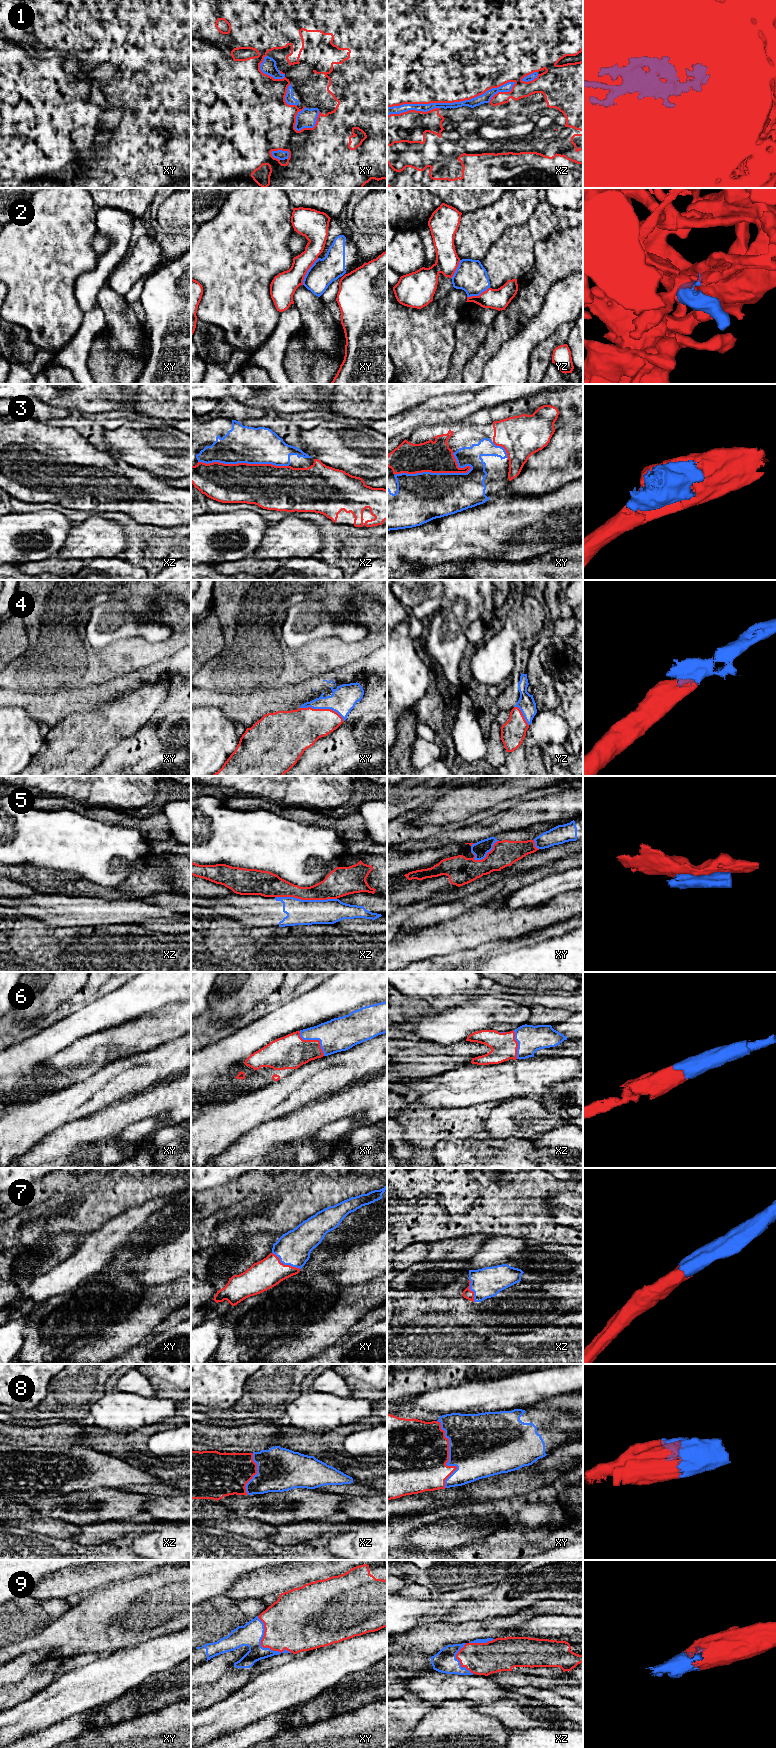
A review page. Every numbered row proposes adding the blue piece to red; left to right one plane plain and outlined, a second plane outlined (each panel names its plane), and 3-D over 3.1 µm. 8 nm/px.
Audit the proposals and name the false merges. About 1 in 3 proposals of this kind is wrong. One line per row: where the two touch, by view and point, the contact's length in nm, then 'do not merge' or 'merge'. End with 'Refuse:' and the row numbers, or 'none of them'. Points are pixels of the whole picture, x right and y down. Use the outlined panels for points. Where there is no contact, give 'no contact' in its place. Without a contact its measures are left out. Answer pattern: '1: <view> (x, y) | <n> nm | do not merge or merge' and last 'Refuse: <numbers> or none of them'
1: xz (451, 102) | 1050 nm | merge
2: xy (307, 270) | 260 nm | do not merge
3: xy (432, 472) | 650 nm | merge
4: xy (322, 709) | 380 nm | merge
5: xz (306, 899) | 500 nm | do not merge
6: xy (314, 1040) | 280 nm | merge
7: xy (285, 1265) | 260 nm | merge
8: xy (448, 1457) | 550 nm | merge
9: xy (262, 1646) | 400 nm | merge
Refuse: 2, 5

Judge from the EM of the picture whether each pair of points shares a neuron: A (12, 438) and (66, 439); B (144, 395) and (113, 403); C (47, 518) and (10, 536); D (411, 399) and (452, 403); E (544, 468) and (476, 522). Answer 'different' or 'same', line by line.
A: same
B: different
C: same
D: different
E: different

